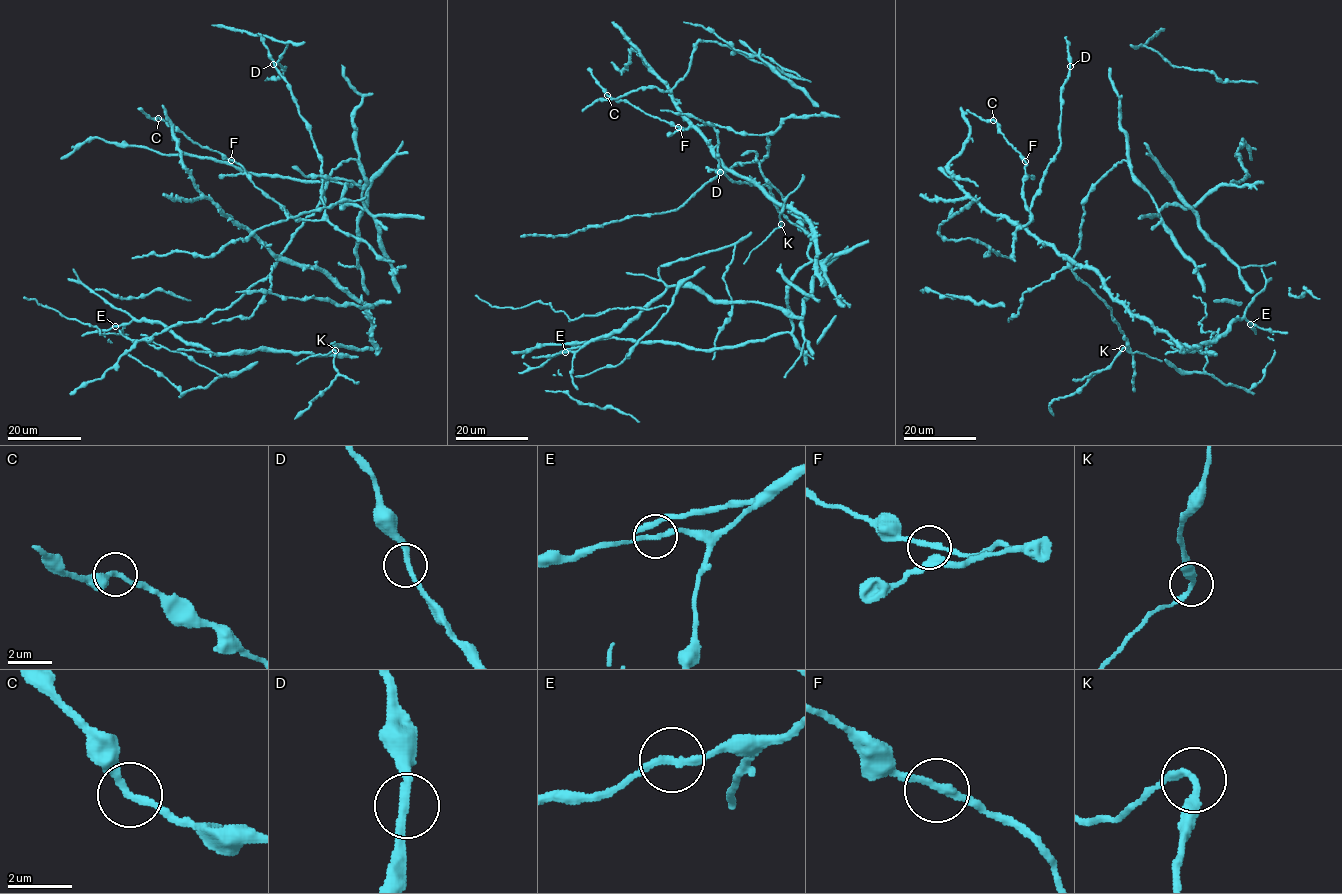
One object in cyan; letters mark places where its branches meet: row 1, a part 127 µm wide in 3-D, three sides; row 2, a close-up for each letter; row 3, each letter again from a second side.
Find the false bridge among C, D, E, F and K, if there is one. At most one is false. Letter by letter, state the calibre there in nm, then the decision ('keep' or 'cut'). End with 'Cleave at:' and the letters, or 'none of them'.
C: 220 nm | keep
D: 240 nm | keep
E: 240 nm | keep
F: 240 nm | keep
K: 200 nm | cut
Cleave at: K

